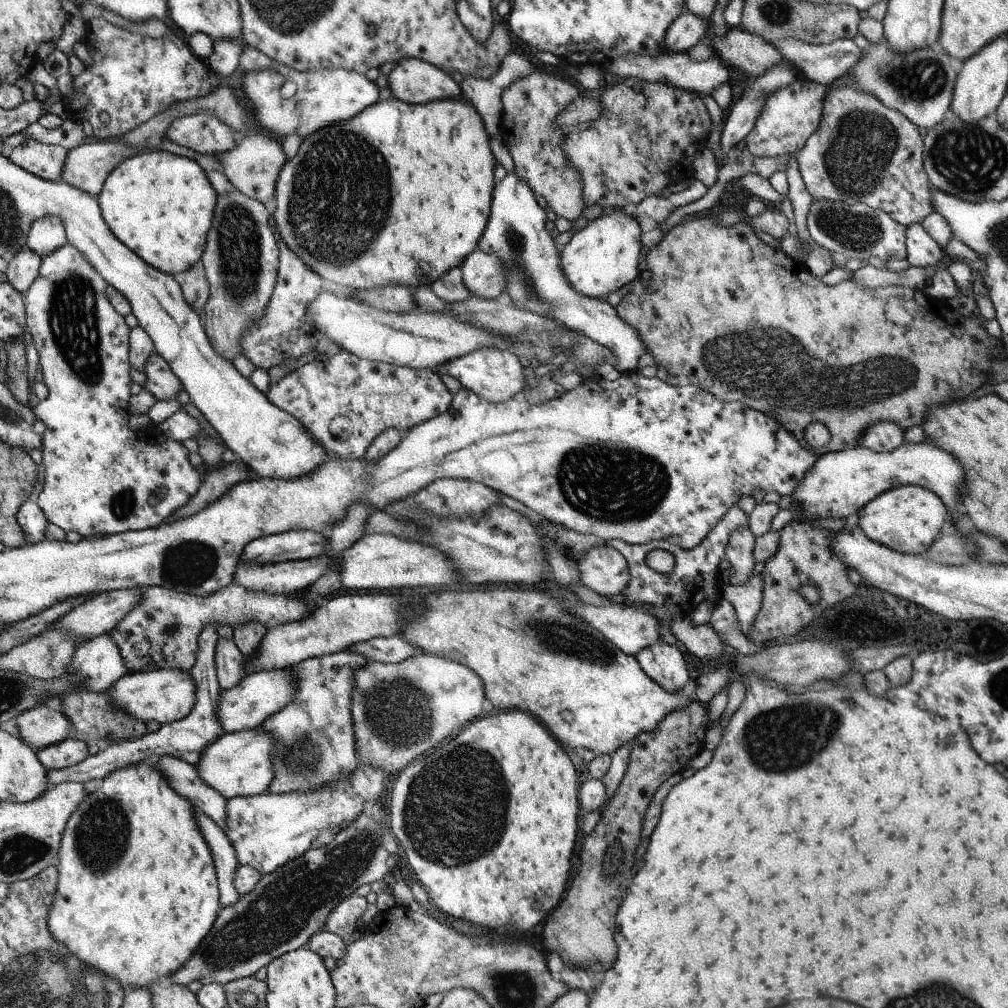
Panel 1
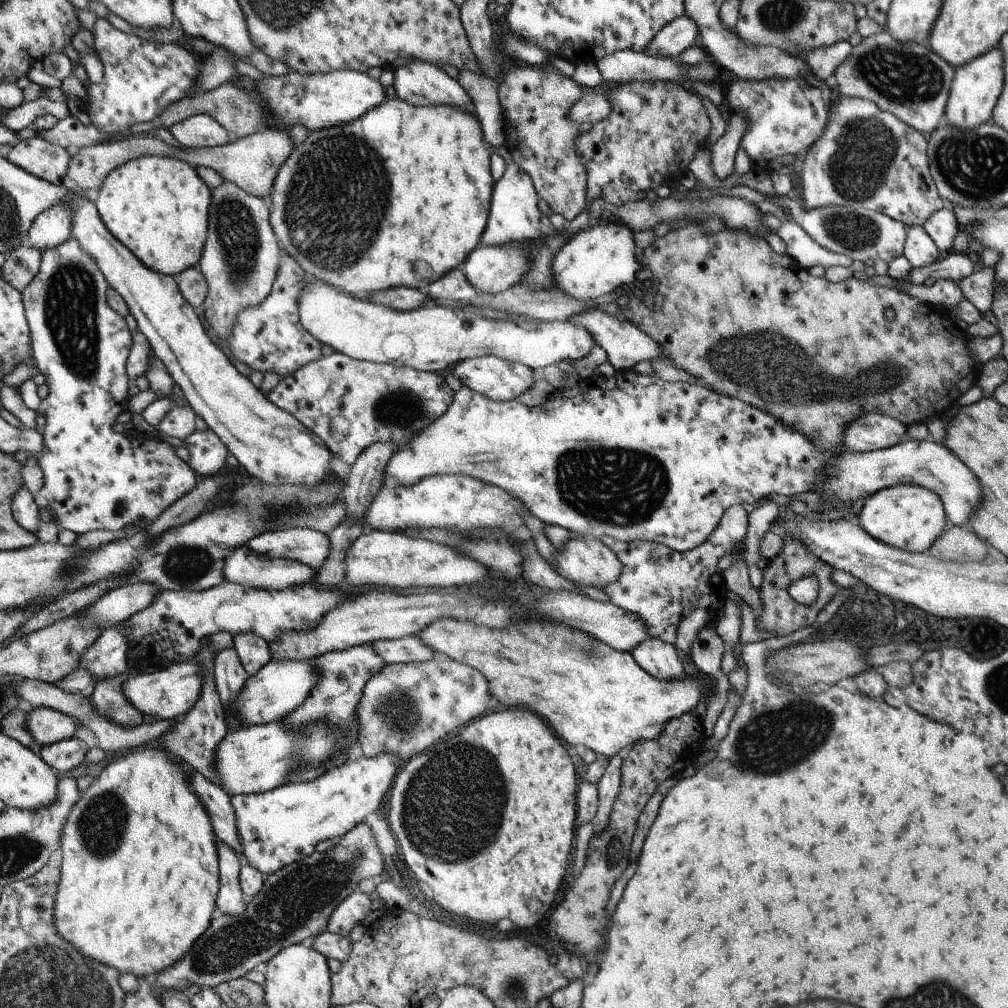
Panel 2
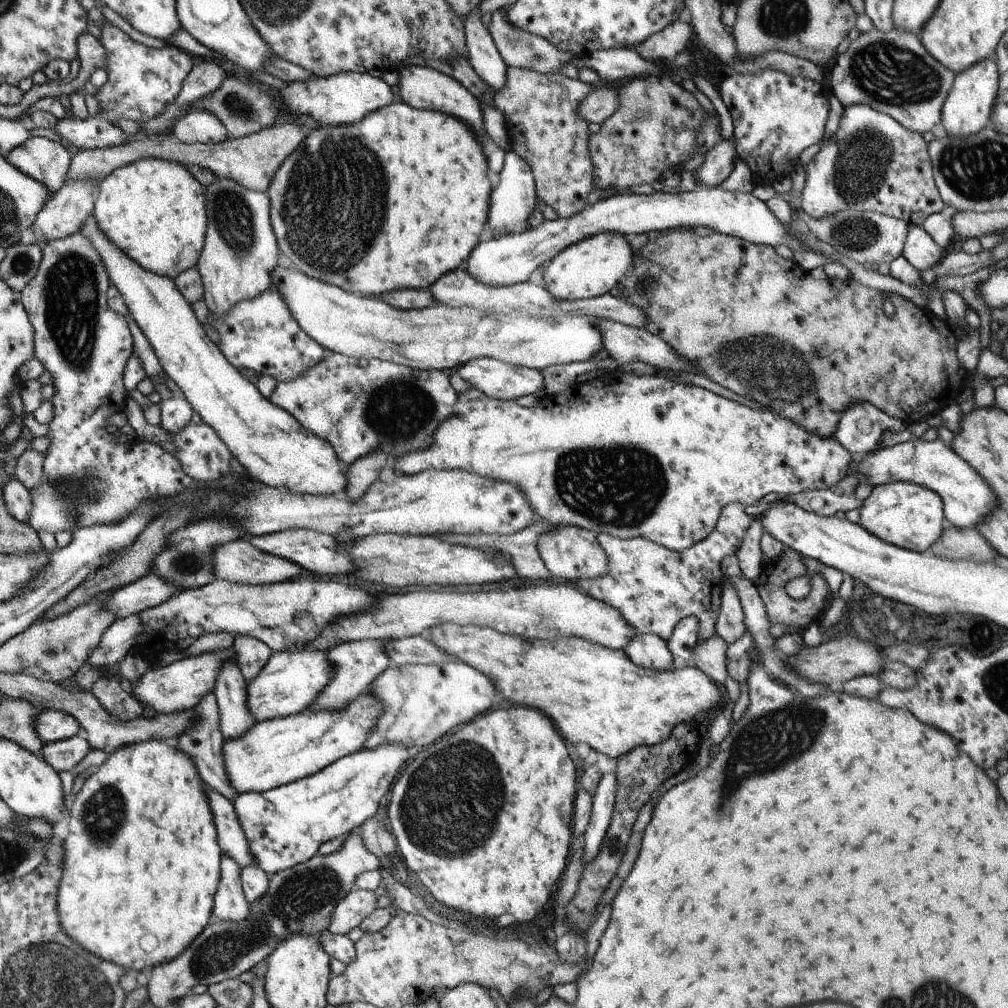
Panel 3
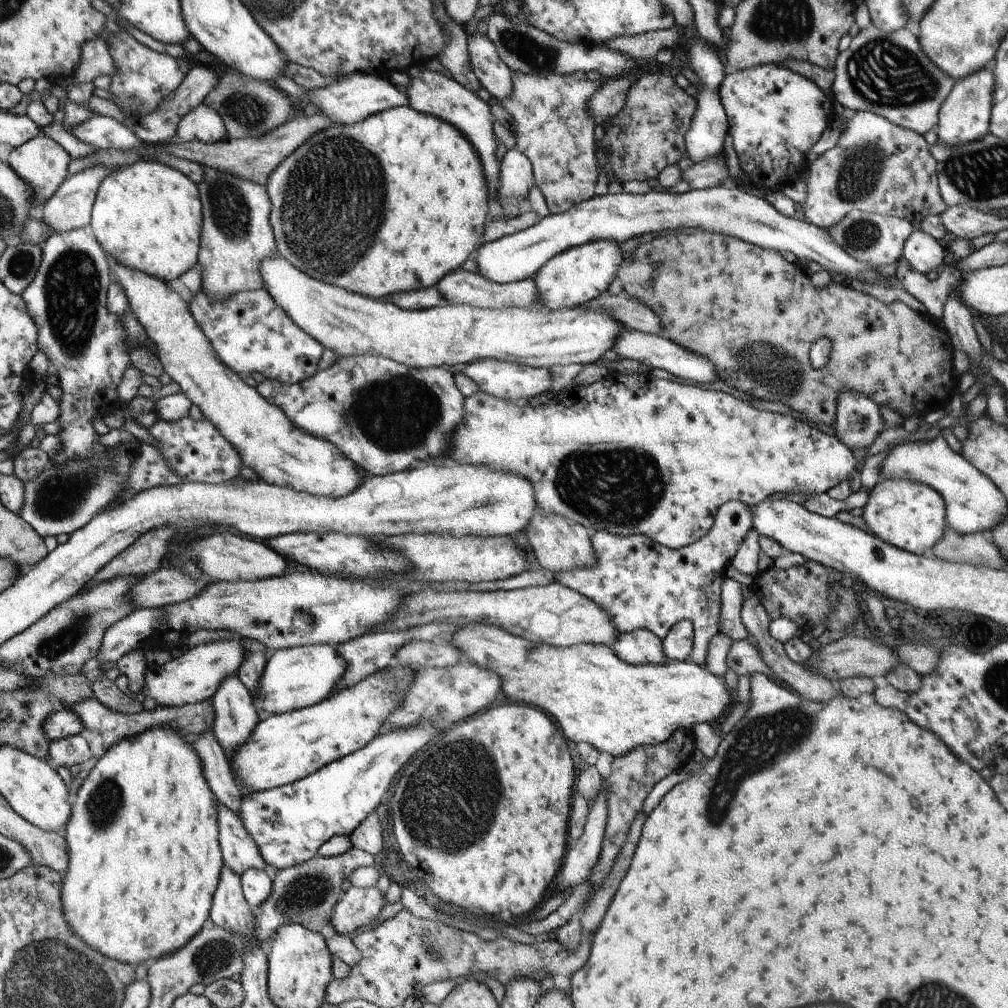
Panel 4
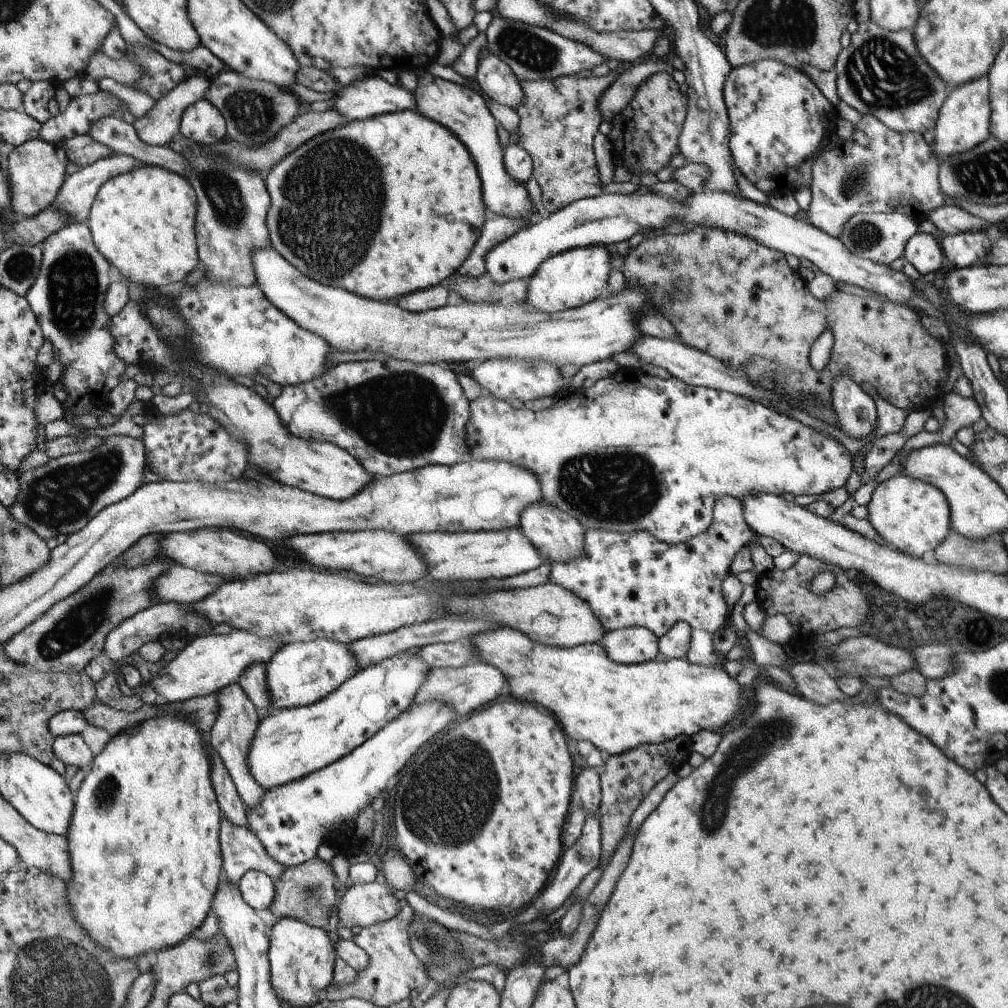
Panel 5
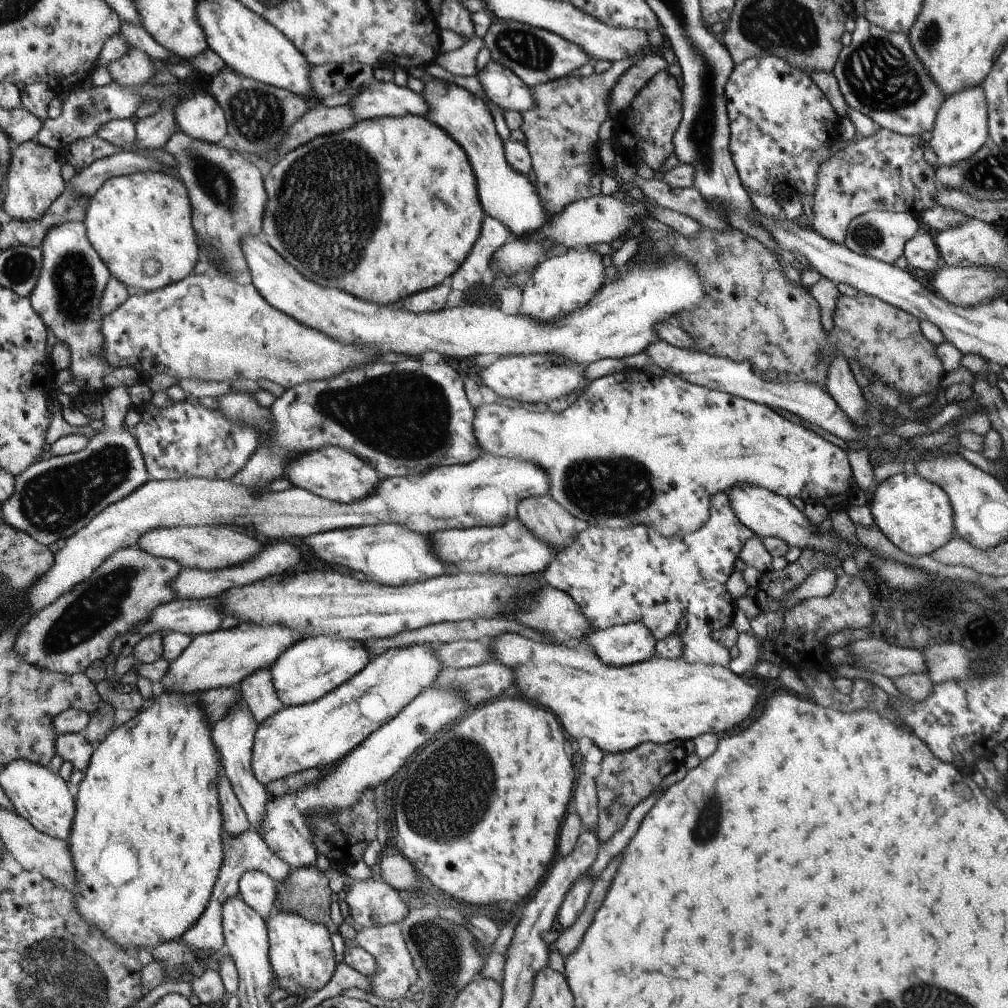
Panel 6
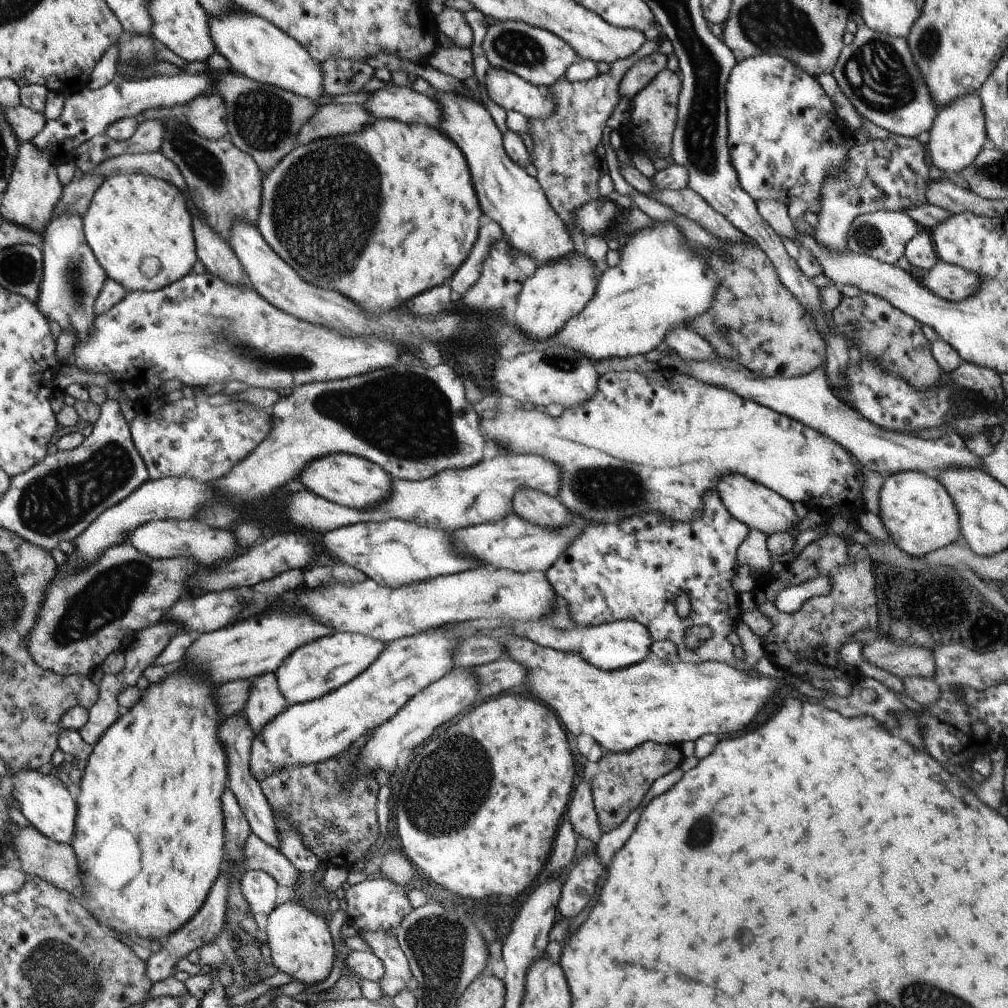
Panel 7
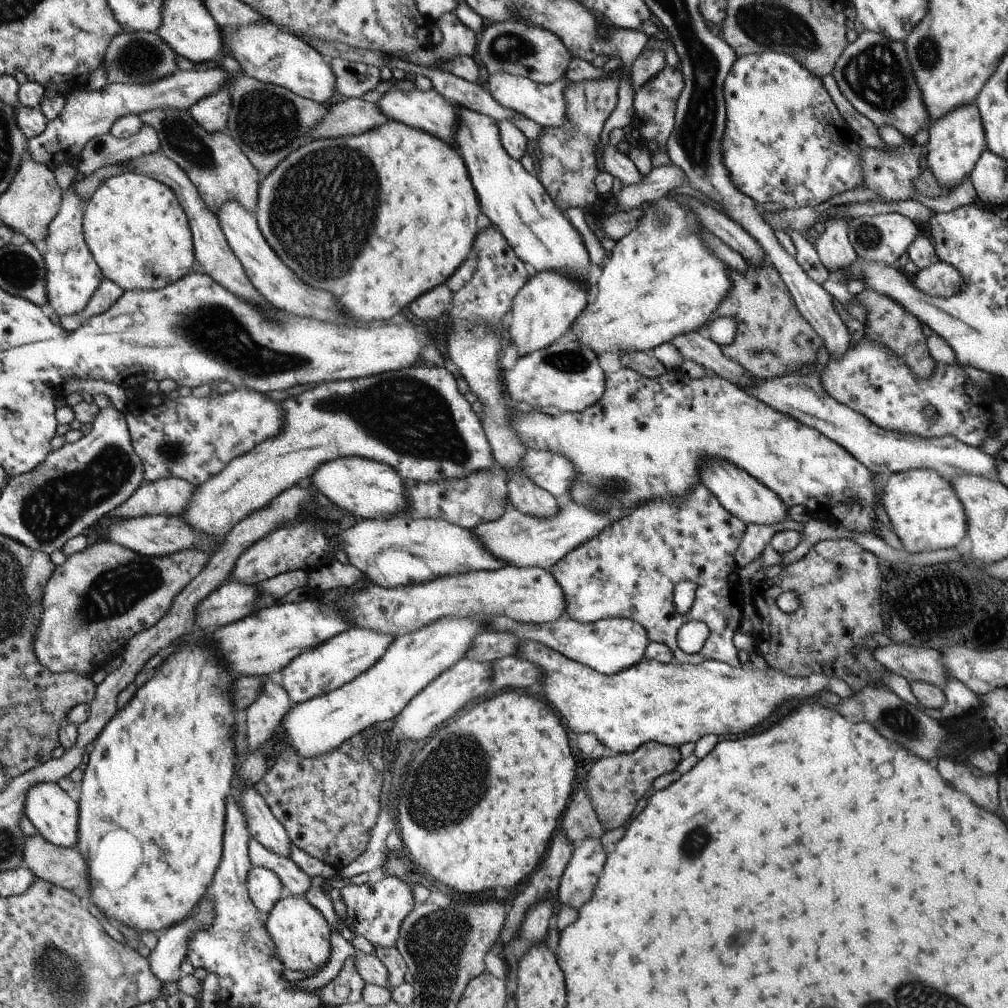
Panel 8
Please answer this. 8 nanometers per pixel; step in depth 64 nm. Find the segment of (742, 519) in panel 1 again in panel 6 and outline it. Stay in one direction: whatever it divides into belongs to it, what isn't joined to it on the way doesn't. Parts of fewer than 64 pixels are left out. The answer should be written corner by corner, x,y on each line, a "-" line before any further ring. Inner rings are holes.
719,492
711,496
708,522
690,534
660,536
656,530
644,524
618,529
588,525
572,540
570,546
560,550
560,554
555,554
545,570
544,581
571,596
594,629
642,623
652,631
656,640
660,640
678,632
680,622
685,621
686,630
680,636
684,644
684,654
681,657
692,664
728,667
733,659
730,649
718,642
712,634
732,623
736,601
728,594
726,582
735,571
735,562
742,546
752,538
753,533
734,514
728,494

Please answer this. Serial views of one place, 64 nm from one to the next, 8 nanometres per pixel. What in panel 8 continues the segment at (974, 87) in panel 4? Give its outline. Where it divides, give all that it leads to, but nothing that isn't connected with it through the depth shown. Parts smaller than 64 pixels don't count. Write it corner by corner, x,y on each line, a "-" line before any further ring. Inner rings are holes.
966,104
931,121
925,156
930,171
942,188
958,187
972,172
980,154
987,149
986,134
976,104

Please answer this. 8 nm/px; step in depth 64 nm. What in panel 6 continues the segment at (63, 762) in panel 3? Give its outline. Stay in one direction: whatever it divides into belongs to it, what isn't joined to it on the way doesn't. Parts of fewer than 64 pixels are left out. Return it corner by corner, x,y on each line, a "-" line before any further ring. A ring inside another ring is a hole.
66,733
58,736
55,741
55,749
64,762
70,762
78,770
88,768
90,758
92,758
93,749
81,733

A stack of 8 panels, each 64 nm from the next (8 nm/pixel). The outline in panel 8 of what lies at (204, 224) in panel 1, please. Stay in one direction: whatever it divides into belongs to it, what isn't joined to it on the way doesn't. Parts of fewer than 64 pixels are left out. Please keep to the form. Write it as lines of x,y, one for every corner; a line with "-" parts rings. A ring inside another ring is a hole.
124,171
102,182
85,203
83,234
105,278
123,287
125,292
163,289
186,277
196,260
195,248
192,248
194,234
180,199
166,183
145,174

